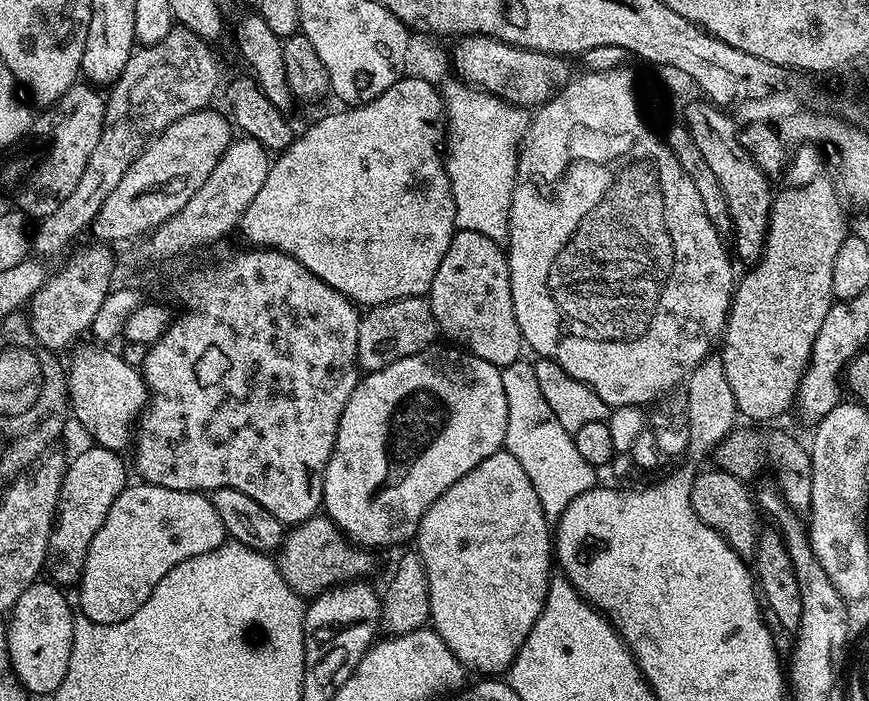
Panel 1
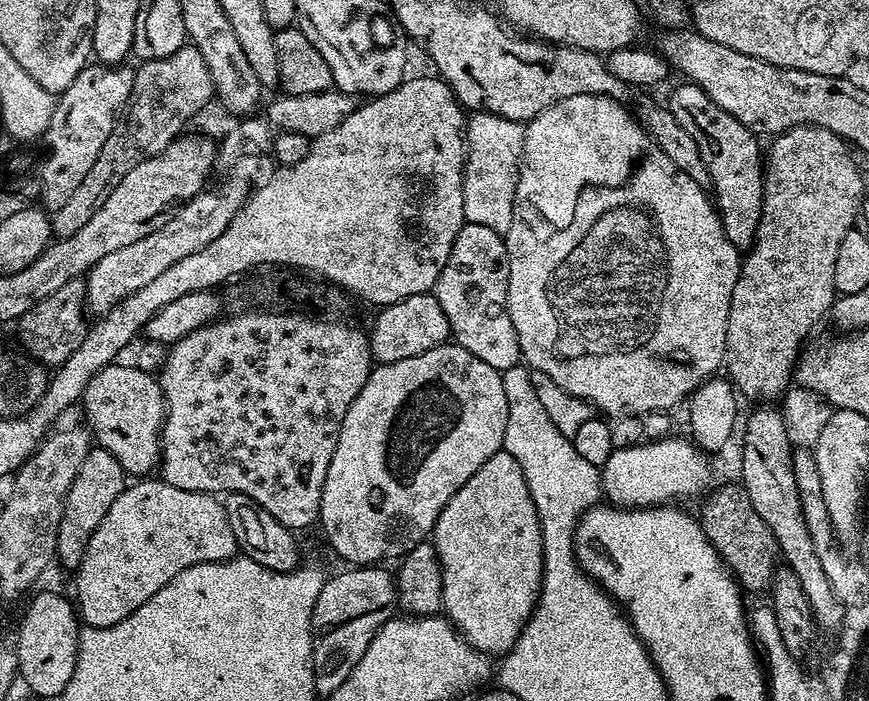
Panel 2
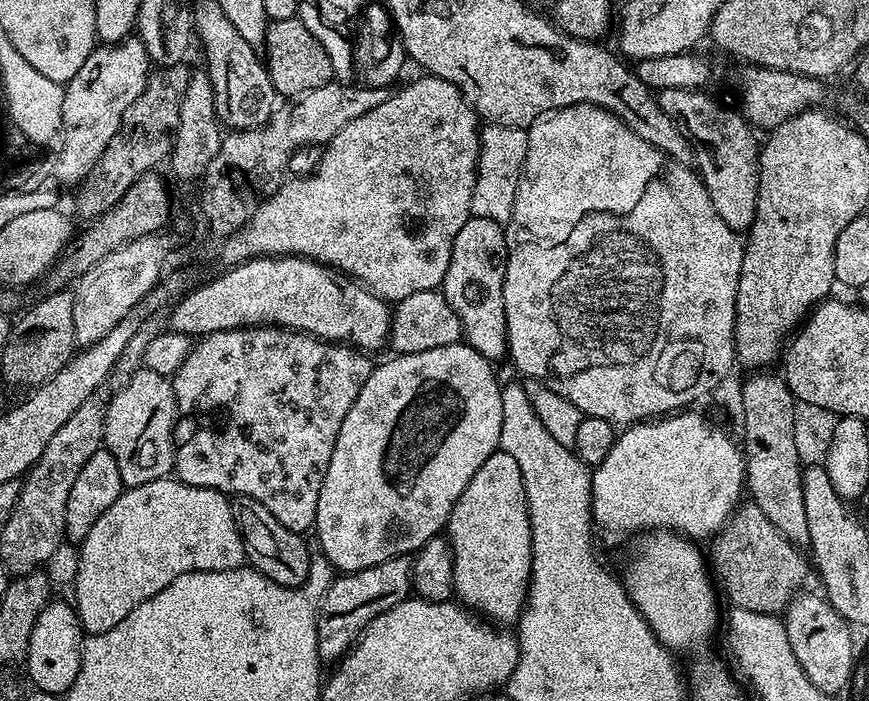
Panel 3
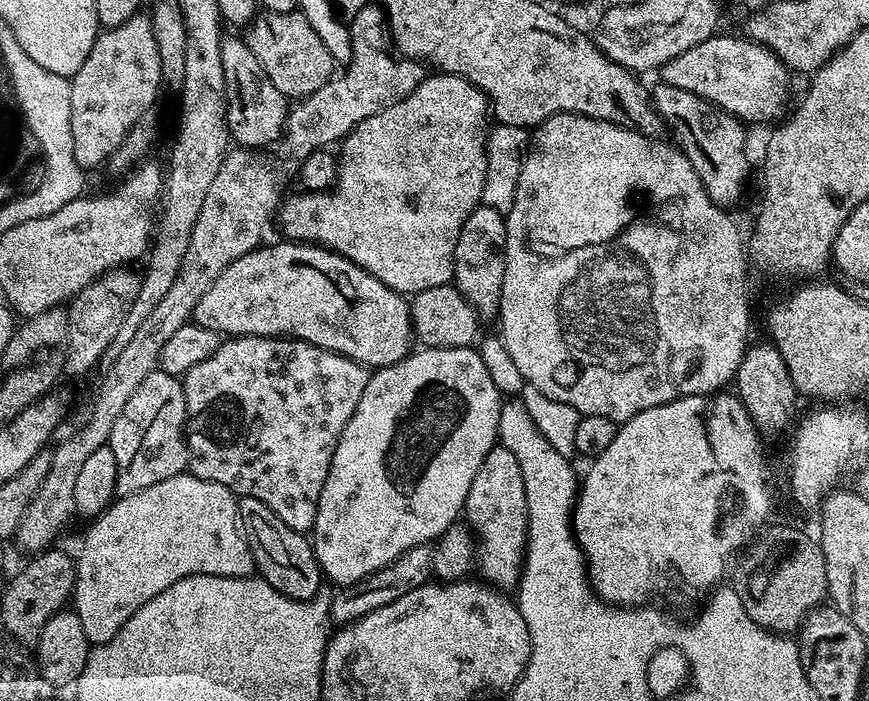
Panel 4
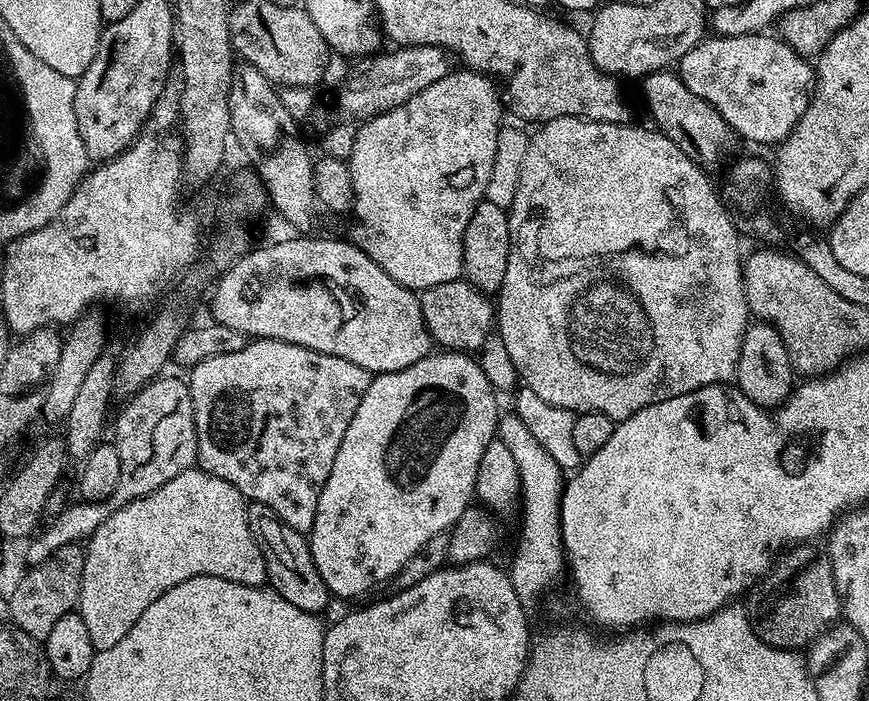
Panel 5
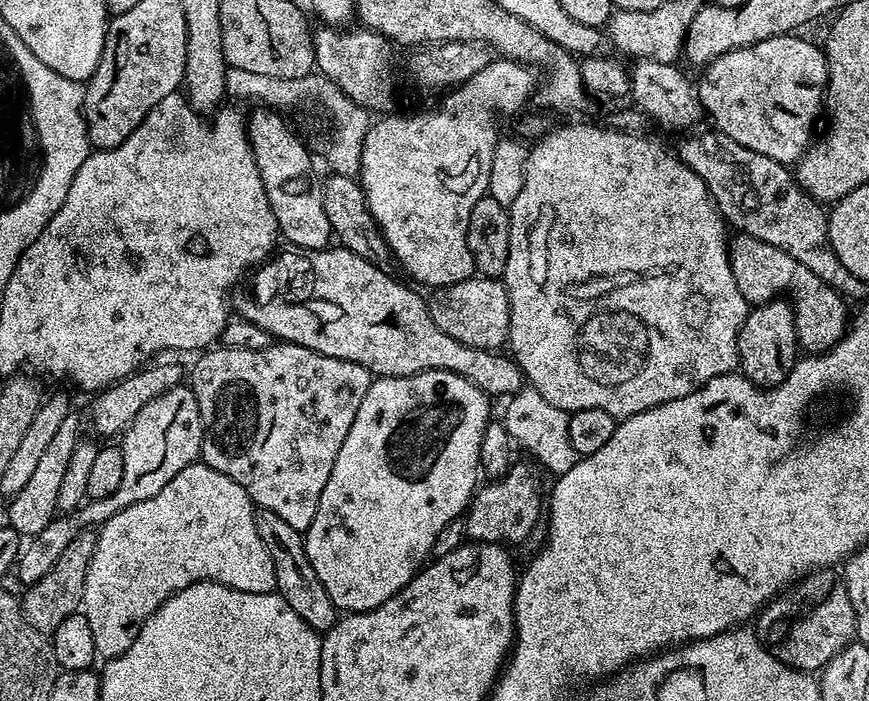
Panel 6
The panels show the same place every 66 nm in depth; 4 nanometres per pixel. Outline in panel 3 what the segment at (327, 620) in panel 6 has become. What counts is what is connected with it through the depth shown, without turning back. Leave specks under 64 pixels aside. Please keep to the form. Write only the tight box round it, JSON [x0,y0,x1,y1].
[232,496,312,588]

